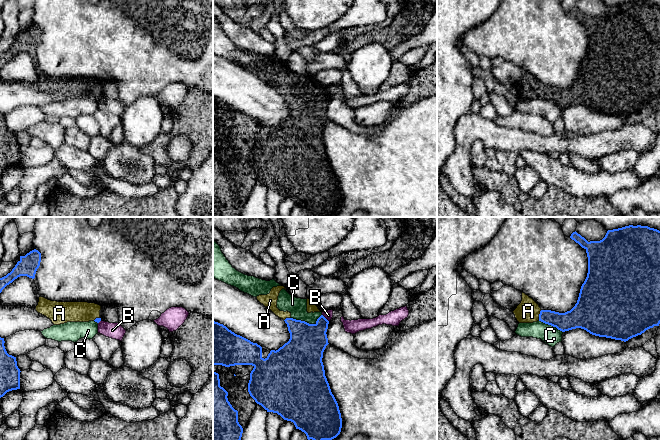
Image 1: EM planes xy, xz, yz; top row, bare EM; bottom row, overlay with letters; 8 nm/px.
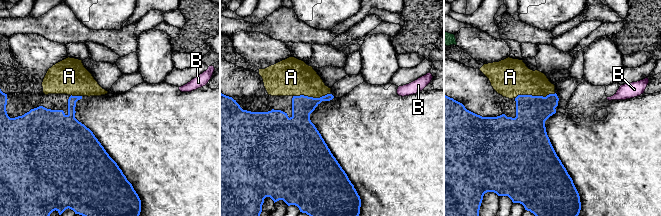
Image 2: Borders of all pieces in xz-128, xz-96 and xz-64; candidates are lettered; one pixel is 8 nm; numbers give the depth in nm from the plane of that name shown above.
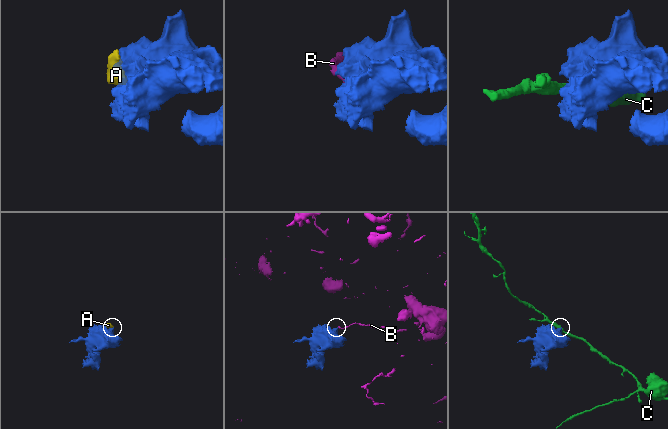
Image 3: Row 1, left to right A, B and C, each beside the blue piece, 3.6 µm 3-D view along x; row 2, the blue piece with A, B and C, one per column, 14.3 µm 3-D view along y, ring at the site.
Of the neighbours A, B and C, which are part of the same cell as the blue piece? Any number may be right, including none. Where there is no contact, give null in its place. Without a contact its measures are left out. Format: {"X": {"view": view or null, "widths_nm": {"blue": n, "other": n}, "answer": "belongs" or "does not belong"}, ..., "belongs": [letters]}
{"A": {"view": "yz", "widths_nm": {"blue": 150, "other": 180}, "answer": "belongs"}, "B": {"view": "xz", "widths_nm": {"blue": 300, "other": 70}, "answer": "does not belong"}, "C": {"view": "xz", "widths_nm": {"blue": 320, "other": 150}, "answer": "does not belong"}, "belongs": ["A"]}

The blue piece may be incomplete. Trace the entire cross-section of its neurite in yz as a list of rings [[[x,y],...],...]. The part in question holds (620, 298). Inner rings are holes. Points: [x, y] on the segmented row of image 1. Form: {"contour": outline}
{"contour": [[[625,226],[608,230],[600,241],[588,242],[576,231],[570,236],[586,250],[588,273],[575,306],[565,313],[541,310],[539,321],[565,332],[576,328],[592,335],[628,341],[661,323],[661,231],[648,226]]]}

